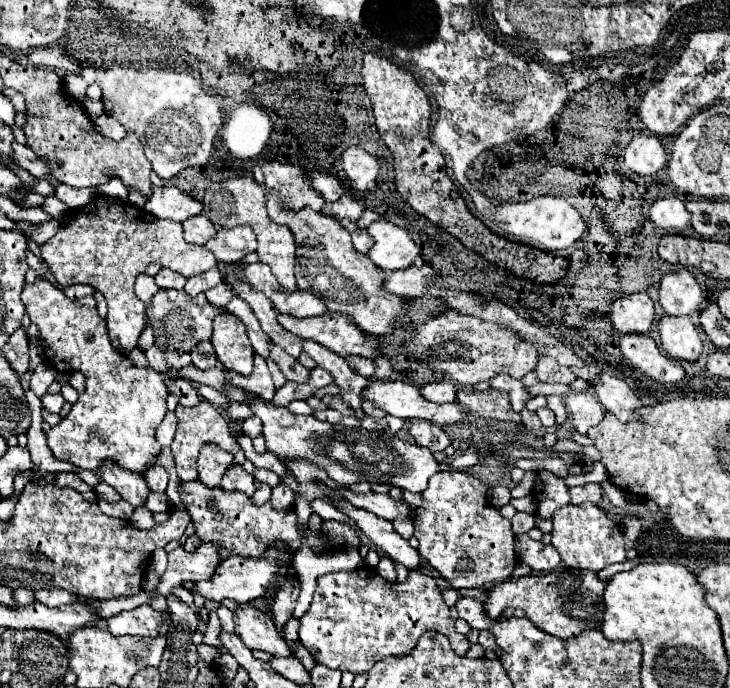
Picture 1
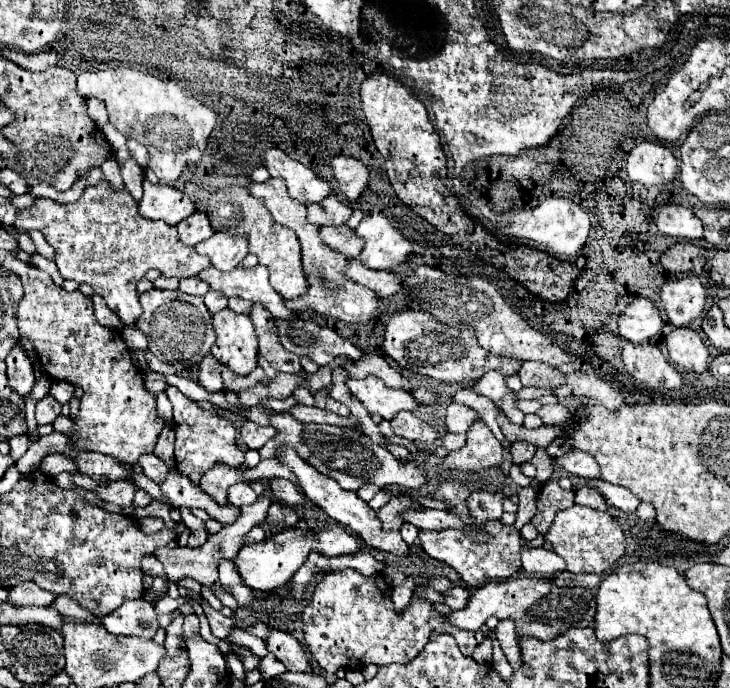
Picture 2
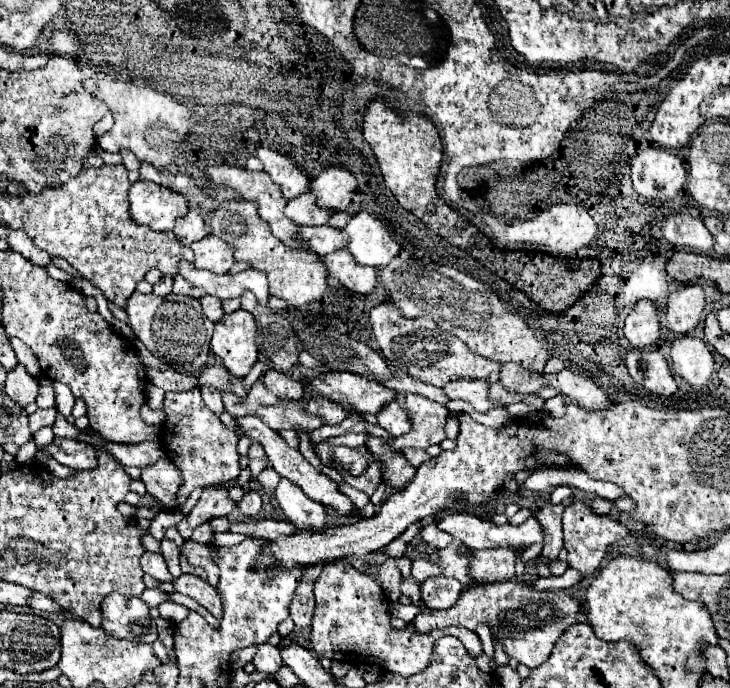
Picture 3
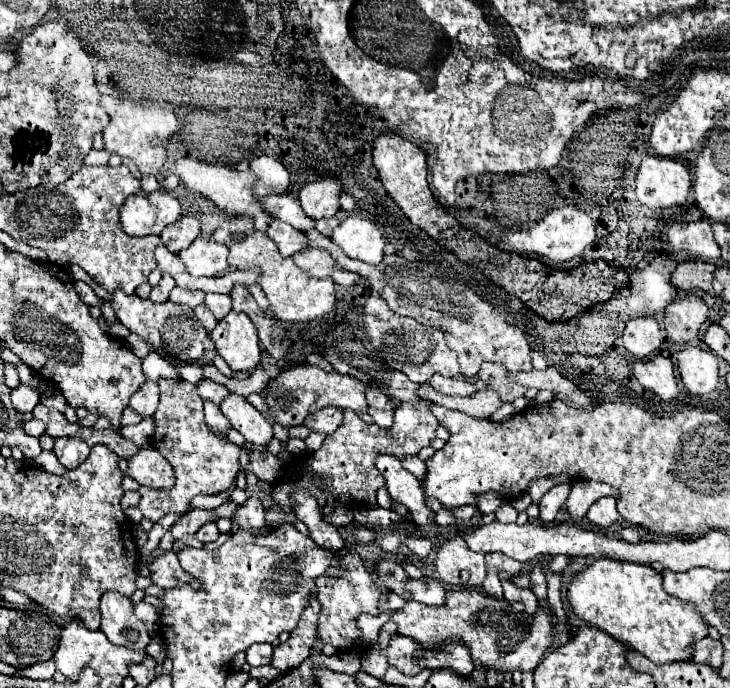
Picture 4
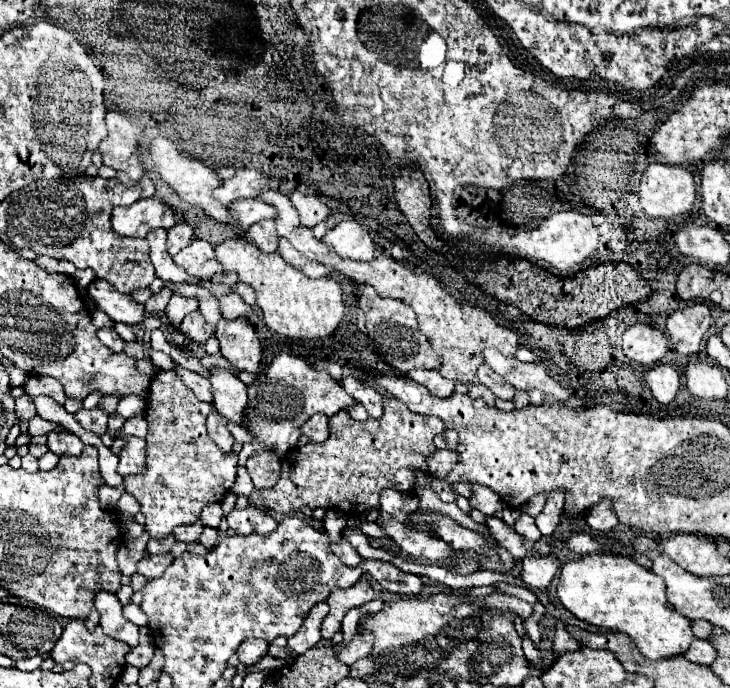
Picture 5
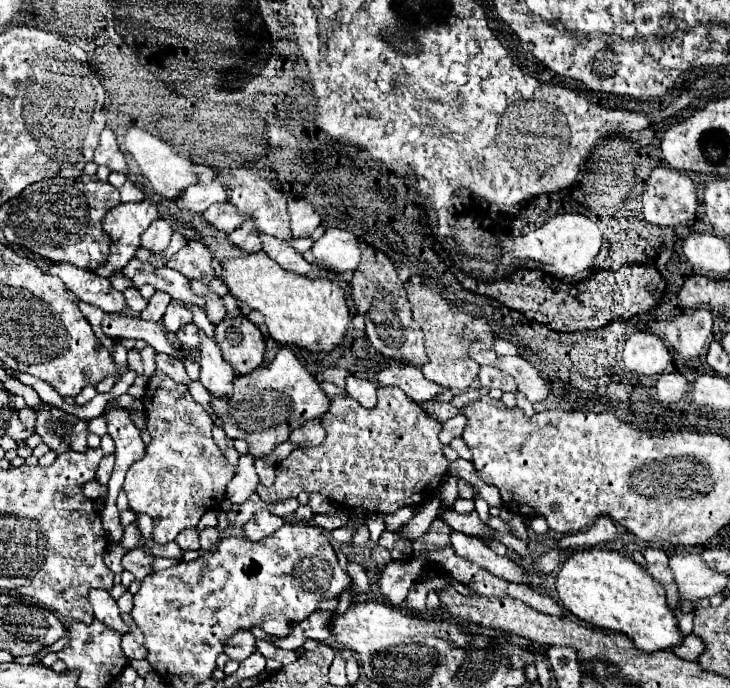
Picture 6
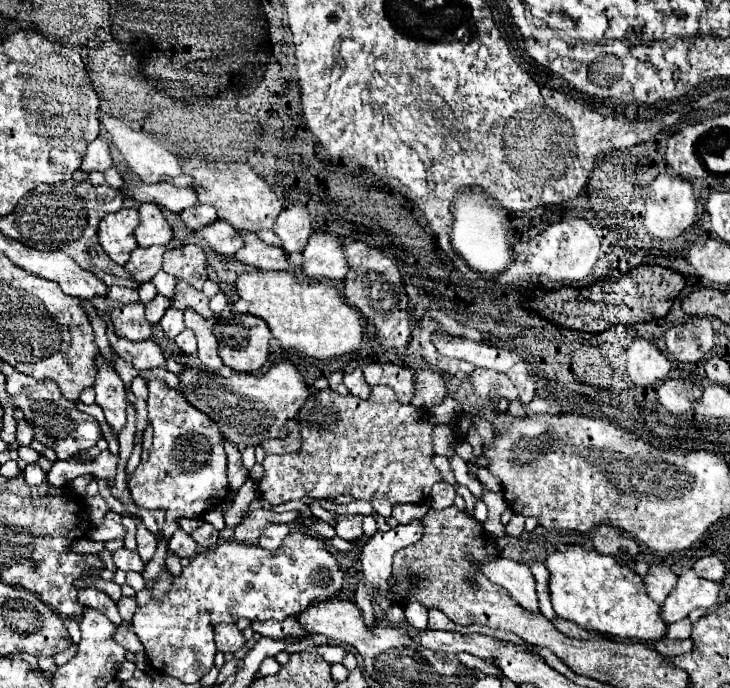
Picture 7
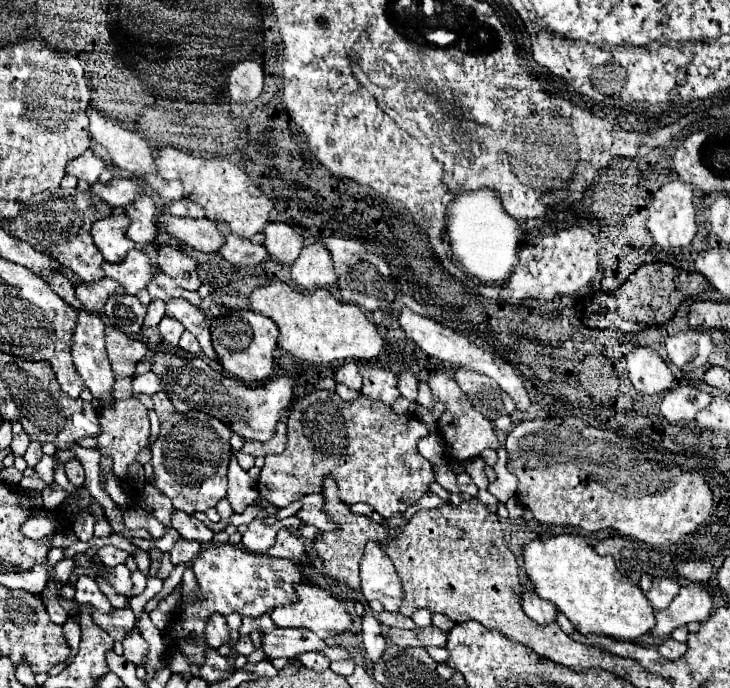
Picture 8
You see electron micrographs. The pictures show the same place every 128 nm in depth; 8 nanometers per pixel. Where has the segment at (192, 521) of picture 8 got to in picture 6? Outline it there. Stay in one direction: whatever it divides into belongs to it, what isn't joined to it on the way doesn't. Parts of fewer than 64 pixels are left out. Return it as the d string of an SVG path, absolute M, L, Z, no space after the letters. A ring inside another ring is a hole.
M206 528L206 530L202 530L202 532L200 532L200 546L202 546L202 550L206 552L206 550L214 548L214 544L218 542L218 538L220 538L220 534L218 534L216 528Z

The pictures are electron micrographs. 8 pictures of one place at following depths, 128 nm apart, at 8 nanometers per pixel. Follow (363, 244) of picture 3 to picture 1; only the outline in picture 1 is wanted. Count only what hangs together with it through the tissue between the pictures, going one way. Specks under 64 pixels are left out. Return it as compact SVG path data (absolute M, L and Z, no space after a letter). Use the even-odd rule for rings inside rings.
M384 218L374 222L368 228L368 234L376 242L368 256L378 268L382 268L386 272L412 266L414 258L420 254L420 248L414 244L414 240L408 236L408 232Z

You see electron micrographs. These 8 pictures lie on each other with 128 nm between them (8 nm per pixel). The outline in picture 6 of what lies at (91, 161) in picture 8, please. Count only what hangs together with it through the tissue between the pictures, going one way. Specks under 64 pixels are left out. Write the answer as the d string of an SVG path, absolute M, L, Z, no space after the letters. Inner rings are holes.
M108 126L102 130L100 144L98 144L96 154L94 154L94 162L110 166L114 172L128 174L128 162L126 162L124 154L122 154L120 148L118 148L118 142L116 142L116 134L114 134L114 130L108 128Z

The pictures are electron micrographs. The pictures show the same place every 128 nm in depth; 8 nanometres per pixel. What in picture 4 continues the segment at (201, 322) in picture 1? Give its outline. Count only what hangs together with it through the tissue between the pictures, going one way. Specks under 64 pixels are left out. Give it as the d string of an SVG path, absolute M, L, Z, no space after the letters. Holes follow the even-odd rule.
M120 290L114 292L112 308L118 316L118 320L134 334L138 334L142 340L146 340L160 356L180 360L182 364L198 362L204 354L204 338L208 332L202 328L202 324L196 320L192 308L184 308L172 302L156 304L152 300L144 300L140 296L128 296Z

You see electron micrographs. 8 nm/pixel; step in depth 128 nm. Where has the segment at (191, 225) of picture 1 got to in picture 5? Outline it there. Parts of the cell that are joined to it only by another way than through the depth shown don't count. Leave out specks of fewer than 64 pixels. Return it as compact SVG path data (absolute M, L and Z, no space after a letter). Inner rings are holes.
M186 222L182 224L176 224L174 227L168 230L167 240L169 243L170 256L174 256L178 253L178 250L182 250L190 244L194 238L194 231L191 225Z

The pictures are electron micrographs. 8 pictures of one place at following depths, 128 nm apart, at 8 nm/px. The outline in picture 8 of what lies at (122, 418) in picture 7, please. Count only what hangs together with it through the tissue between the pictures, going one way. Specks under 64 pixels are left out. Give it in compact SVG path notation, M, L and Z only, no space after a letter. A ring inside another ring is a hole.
M78 310L72 356L74 356L76 370L84 378L86 388L92 392L92 396L102 406L116 402L116 398L112 394L114 372L112 372L108 356L106 356L104 320L100 316Z

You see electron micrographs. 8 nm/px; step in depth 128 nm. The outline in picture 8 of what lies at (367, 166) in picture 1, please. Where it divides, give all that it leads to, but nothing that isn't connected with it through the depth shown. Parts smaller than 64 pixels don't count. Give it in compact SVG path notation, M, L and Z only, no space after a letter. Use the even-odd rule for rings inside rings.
M270 222L264 234L266 250L274 260L284 264L292 264L304 246L304 236L300 236L290 222Z

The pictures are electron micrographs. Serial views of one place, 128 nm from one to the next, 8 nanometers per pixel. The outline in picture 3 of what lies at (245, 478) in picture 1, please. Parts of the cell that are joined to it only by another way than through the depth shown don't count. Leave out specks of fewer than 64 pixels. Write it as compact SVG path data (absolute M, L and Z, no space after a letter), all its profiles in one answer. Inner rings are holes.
M254 490L244 492L242 500L238 502L238 508L240 508L240 512L242 512L244 516L248 516L248 518L258 516L258 512L260 512L260 508L262 508L262 498L260 498L260 494L254 492Z

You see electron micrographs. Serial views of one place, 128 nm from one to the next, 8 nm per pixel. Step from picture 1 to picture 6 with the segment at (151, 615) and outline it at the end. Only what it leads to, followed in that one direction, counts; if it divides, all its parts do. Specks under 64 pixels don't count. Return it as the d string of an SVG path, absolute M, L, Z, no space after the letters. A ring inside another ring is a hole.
M92 590L92 592L90 592L90 604L92 604L92 608L94 608L96 620L100 620L100 622L106 624L108 628L116 630L118 634L130 632L130 628L122 622L120 614L118 614L116 600L114 600L106 590Z

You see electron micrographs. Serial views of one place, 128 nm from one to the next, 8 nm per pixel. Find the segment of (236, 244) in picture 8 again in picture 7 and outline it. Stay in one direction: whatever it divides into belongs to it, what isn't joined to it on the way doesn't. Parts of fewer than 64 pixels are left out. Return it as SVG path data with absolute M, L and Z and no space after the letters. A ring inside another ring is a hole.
M242 232L242 236L244 236L244 248L236 254L236 258L242 264L260 270L290 270L288 256L284 254L282 248L264 244L258 238L258 234L252 232Z

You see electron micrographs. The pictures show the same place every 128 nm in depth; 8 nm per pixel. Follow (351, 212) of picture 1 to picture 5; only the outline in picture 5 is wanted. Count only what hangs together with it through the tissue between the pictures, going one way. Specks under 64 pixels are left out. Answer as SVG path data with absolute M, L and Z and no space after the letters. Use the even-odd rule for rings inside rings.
M260 198L236 200L236 202L232 202L232 212L238 220L238 224L234 226L236 234L242 234L246 228L250 228L252 224L256 224L264 218L276 218L276 208L272 208L270 204L264 204L264 200L260 200Z

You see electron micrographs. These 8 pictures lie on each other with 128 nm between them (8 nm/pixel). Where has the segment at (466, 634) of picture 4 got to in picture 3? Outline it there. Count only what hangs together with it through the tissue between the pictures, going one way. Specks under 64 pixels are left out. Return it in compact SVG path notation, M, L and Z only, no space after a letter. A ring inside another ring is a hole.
M516 580L470 586L462 590L456 606L448 610L424 612L426 606L420 602L420 596L412 596L412 600L414 606L422 608L422 614L412 620L418 632L430 632L432 628L442 626L464 626L468 630L476 630L478 624L488 624L498 632L496 636L504 644L506 654L528 668L538 668L538 664L550 656L550 650L560 634L568 626L576 624L578 614L584 612L584 606L564 590L536 590L534 586Z

